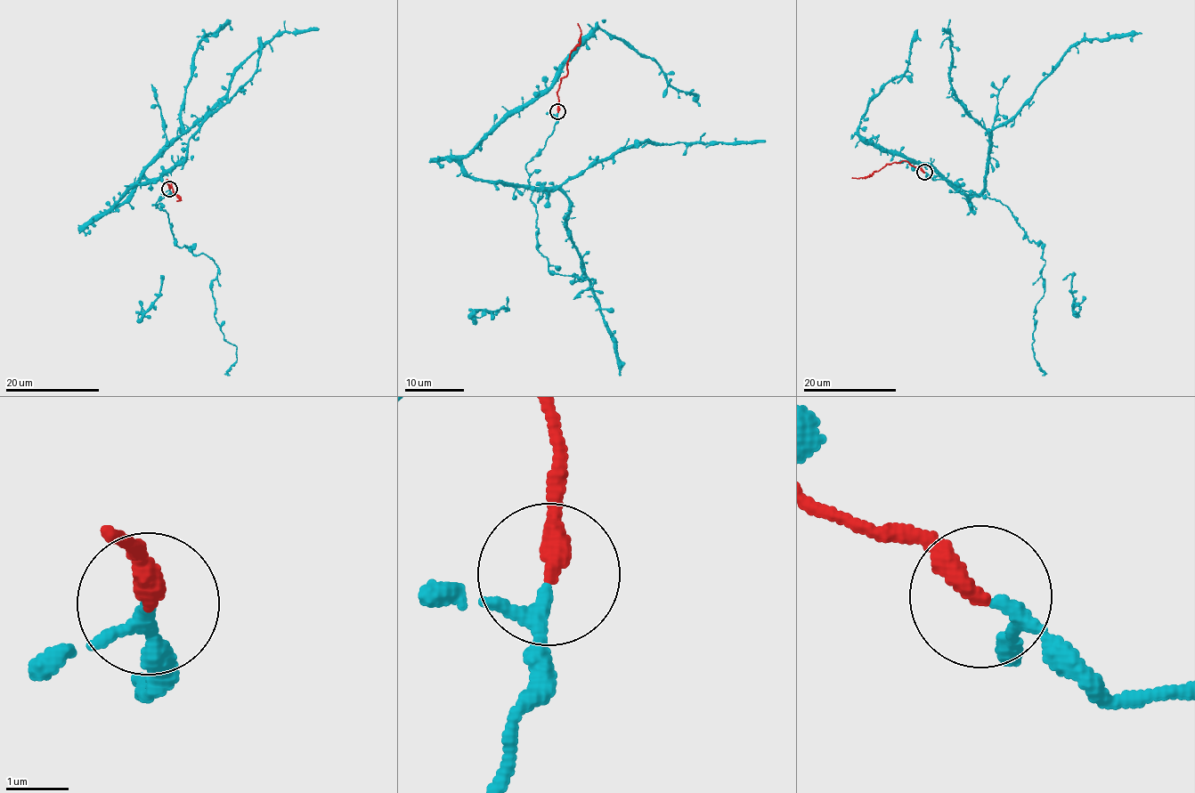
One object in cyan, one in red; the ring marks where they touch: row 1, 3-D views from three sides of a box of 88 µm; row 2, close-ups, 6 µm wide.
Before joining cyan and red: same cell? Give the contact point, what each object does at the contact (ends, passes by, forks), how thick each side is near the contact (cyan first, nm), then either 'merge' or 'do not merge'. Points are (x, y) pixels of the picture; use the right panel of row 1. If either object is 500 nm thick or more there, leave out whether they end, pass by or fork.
place (924, 172); cyan passes by; red ends; calibres 190 and 360 nm; merge

